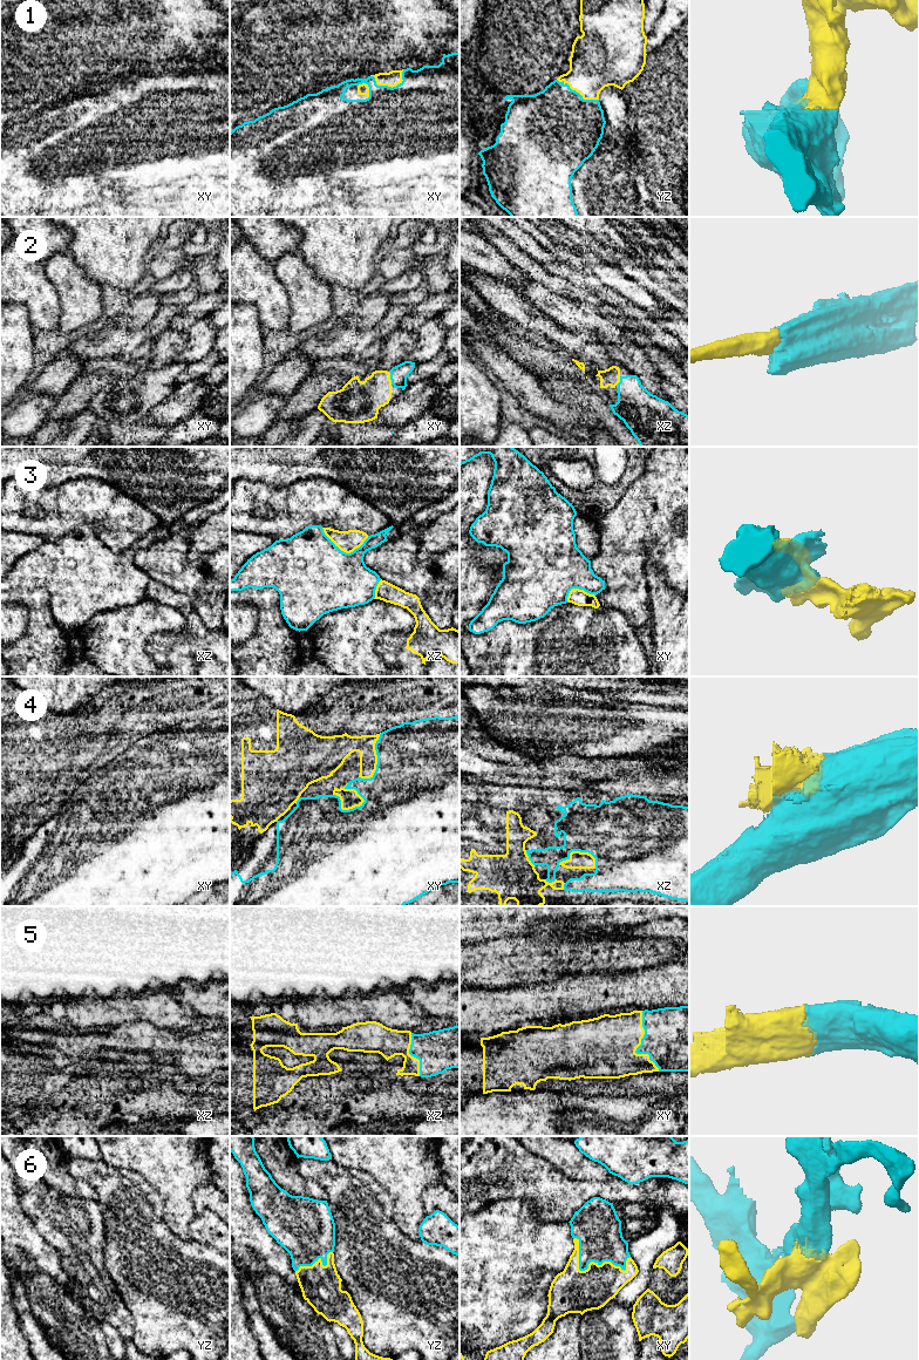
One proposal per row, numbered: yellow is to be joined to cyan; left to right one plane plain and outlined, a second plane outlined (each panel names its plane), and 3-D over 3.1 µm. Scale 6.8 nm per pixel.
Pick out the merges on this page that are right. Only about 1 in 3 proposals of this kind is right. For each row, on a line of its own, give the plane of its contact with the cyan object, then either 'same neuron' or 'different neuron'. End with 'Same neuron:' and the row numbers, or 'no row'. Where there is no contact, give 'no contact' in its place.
1: contact in xy; same neuron
2: contact in xy; same neuron
3: contact in xz; different neuron
4: contact in xy; different neuron
5: contact in xy; same neuron
6: contact in xy; same neuron
Same neuron: 1, 2, 5, 6

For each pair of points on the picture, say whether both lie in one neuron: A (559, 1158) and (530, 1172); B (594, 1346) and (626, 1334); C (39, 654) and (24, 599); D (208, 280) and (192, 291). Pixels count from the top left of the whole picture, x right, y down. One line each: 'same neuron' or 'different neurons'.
A: different neurons
B: same neuron
C: same neuron
D: different neurons

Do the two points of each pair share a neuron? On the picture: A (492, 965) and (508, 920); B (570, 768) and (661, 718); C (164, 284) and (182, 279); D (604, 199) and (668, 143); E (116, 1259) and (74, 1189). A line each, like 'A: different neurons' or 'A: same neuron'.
A: different neurons
B: different neurons
C: same neuron
D: different neurons
E: different neurons

